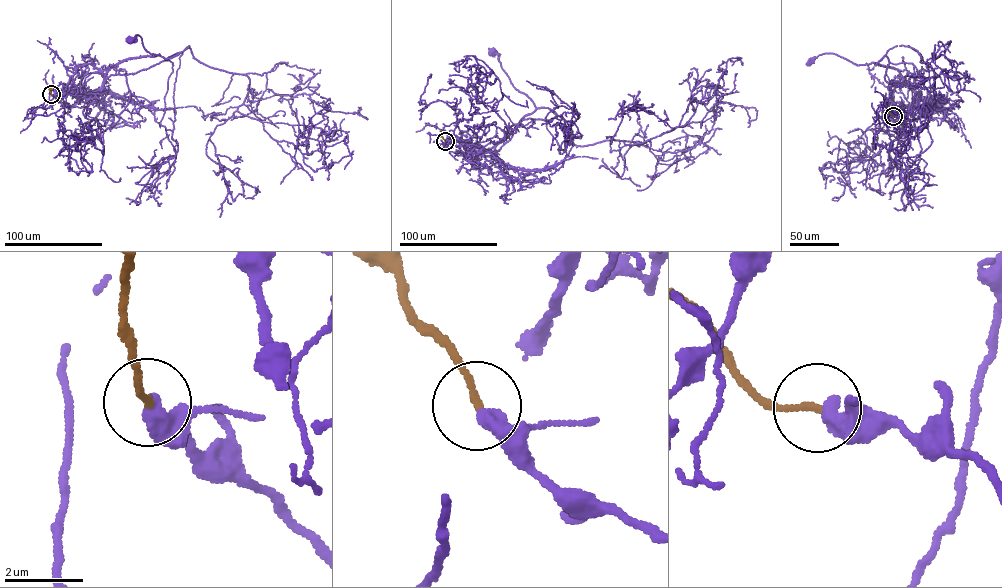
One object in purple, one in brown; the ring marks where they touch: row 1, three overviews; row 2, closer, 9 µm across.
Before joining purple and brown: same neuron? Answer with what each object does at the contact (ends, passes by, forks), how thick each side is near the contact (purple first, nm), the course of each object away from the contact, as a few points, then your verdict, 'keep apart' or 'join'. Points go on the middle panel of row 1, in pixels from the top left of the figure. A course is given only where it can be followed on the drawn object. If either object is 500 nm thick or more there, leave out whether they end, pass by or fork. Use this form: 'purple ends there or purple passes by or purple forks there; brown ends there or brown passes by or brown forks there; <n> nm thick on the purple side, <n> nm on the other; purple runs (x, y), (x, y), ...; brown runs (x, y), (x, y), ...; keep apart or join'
purple ends there; brown ends there; 480 nm thick on the purple side, 180 nm on the other; purple runs (445, 141), (455, 146), (480, 145), (496, 154), (494, 147), (536, 109), (513, 86), (499, 56), (492, 52); brown runs (445, 141), (439, 136), (442, 129); join

